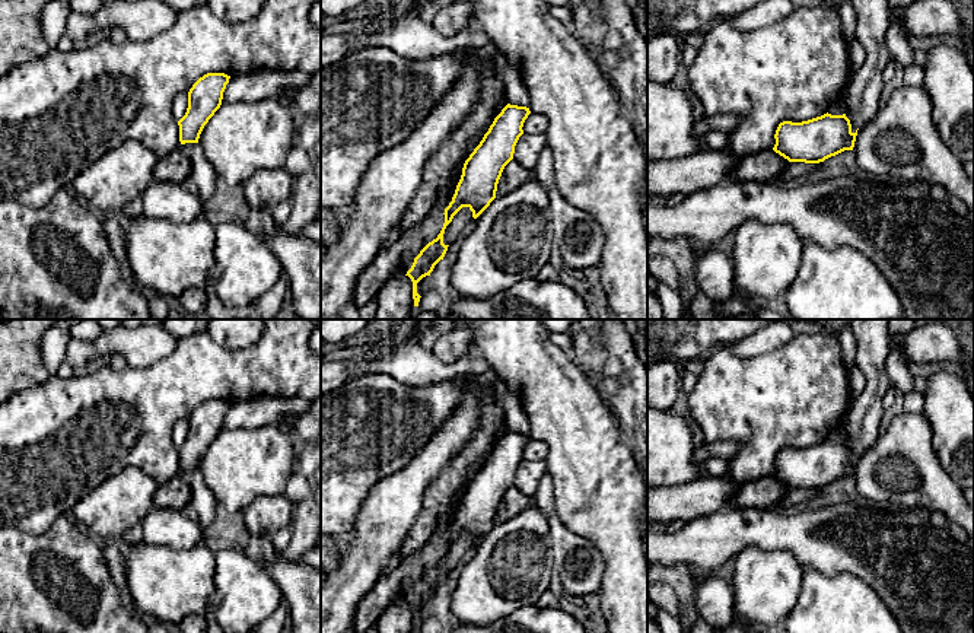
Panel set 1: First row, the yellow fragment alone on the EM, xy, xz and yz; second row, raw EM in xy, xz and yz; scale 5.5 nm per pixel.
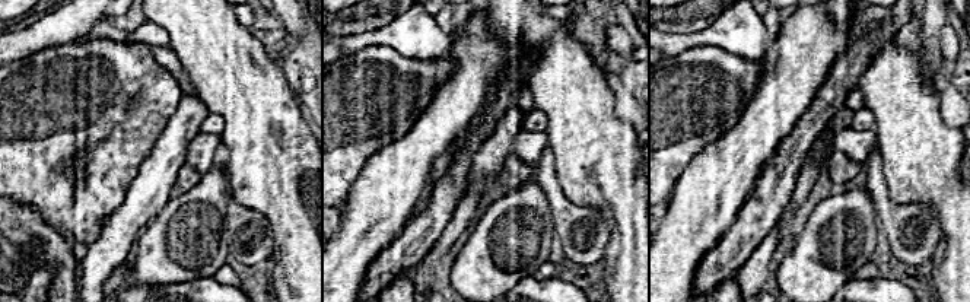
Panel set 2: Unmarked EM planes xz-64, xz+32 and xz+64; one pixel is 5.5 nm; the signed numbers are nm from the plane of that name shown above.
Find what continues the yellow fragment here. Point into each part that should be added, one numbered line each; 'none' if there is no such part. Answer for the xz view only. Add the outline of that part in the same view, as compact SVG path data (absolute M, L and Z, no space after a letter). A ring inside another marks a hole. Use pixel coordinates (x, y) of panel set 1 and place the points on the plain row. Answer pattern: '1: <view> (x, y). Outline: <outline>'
none

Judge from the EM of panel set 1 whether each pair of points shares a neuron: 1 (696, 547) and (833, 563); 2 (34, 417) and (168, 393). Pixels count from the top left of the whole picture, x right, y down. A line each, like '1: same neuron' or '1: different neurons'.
1: same neuron
2: same neuron

